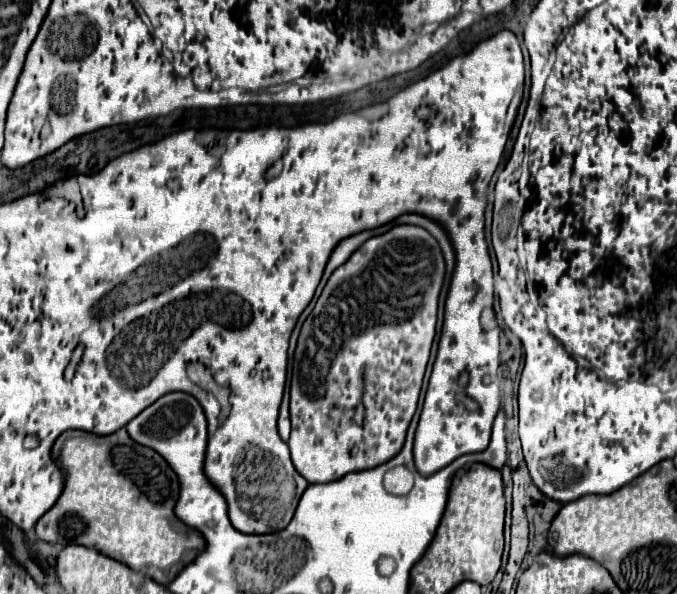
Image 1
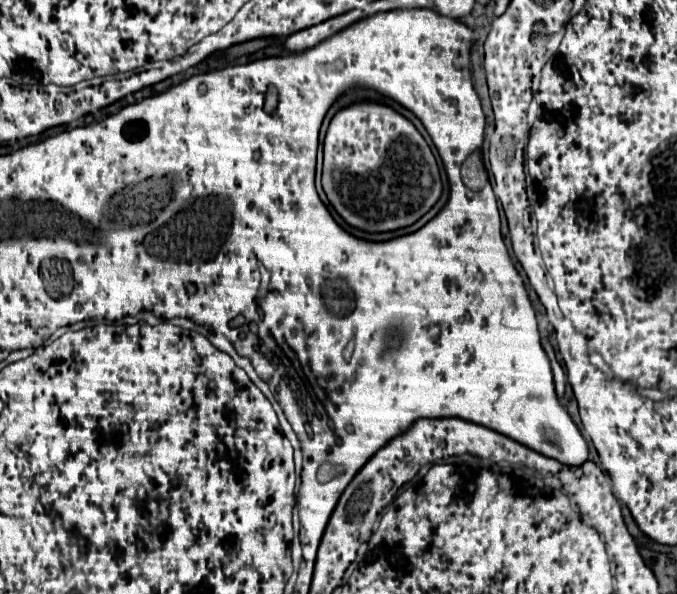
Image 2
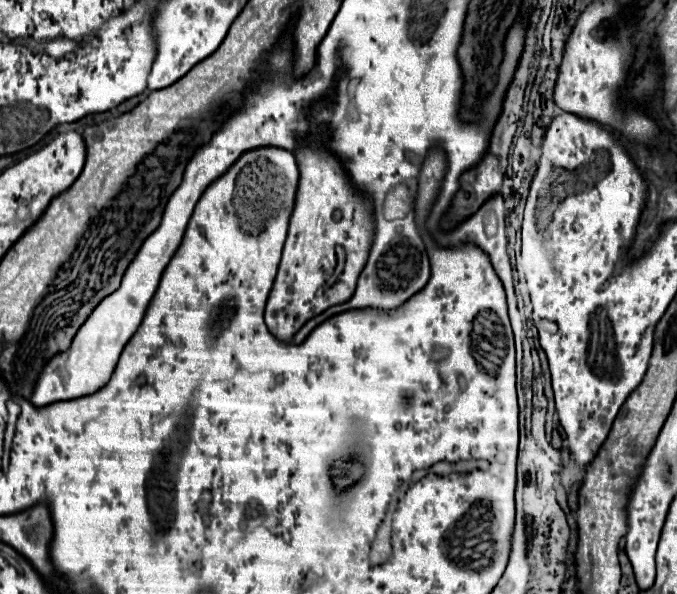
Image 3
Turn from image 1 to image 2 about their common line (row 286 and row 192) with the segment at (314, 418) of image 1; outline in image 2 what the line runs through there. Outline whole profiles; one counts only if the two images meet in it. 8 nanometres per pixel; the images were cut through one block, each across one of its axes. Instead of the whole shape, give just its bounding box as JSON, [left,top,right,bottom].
[322,102,442,232]

